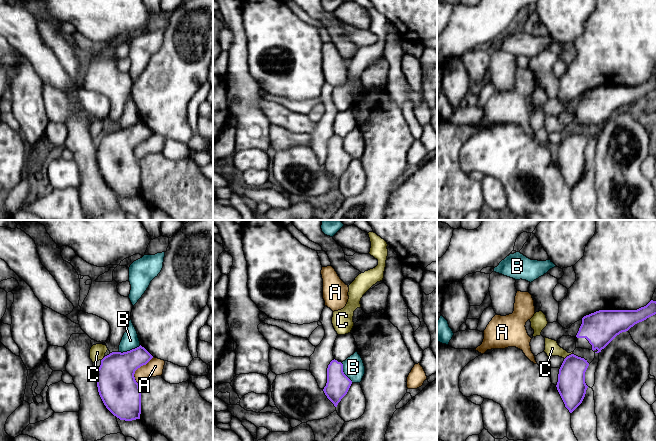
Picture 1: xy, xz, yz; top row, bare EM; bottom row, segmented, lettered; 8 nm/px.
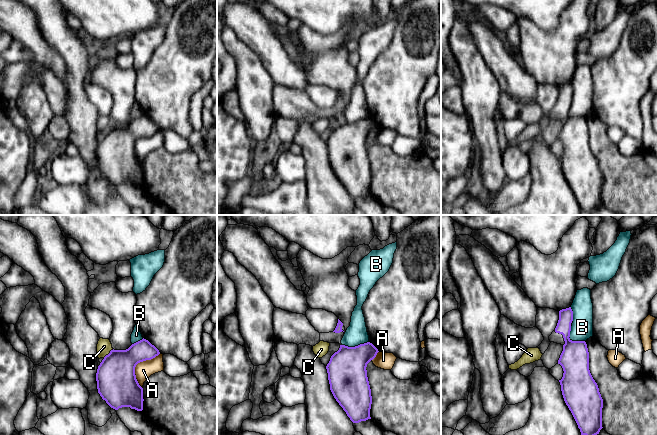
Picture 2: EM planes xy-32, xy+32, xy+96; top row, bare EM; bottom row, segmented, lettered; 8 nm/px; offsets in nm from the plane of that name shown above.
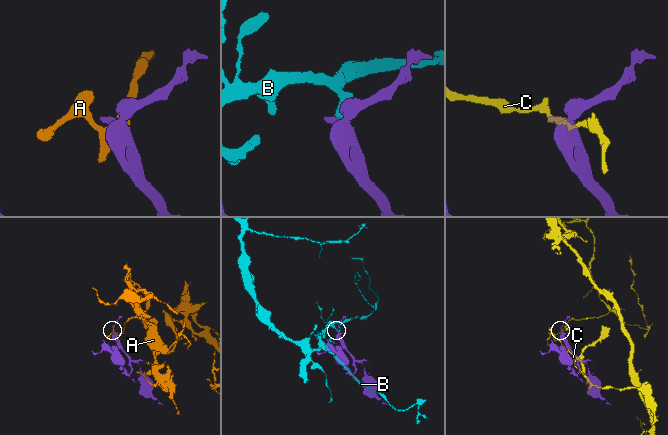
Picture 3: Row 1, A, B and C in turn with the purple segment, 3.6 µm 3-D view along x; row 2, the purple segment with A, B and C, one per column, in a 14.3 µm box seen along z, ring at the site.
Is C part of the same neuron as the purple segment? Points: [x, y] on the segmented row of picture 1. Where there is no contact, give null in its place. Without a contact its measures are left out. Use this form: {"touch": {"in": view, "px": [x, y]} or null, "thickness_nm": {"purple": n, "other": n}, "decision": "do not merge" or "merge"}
{"touch": {"in": "yz", "px": [569, 355]}, "thickness_nm": {"purple": 220, "other": 120}, "decision": "do not merge"}

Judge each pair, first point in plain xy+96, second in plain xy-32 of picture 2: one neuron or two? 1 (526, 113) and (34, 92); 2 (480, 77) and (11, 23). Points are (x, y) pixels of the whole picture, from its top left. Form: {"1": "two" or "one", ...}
{"1": "two", "2": "two"}

